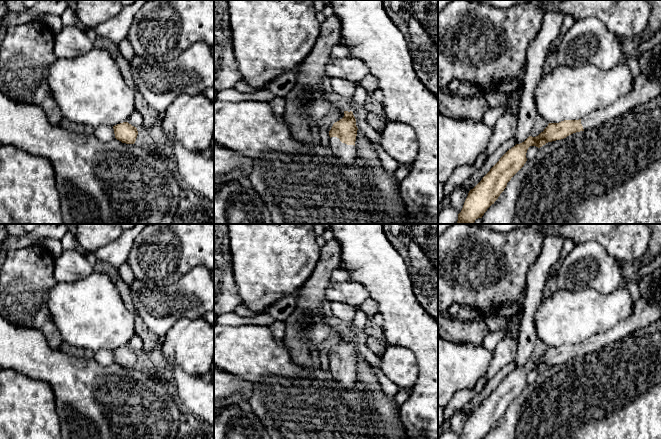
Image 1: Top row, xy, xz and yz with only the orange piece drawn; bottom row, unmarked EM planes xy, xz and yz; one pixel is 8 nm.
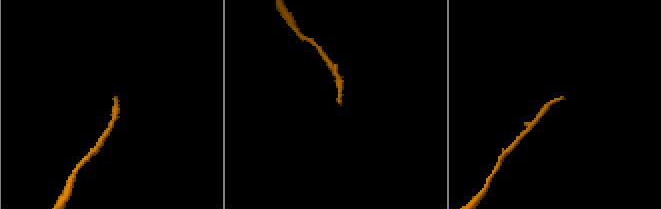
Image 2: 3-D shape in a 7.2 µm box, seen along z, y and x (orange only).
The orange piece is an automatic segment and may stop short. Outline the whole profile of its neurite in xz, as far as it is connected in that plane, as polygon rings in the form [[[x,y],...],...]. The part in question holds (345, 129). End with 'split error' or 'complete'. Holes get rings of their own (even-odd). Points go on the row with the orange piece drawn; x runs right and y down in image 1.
[[[344,111],[344,117],[335,122],[329,131],[331,150],[343,165],[351,165],[356,161],[357,130],[353,112]]]; split error

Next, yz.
[[[640,74],[635,78],[633,89],[613,104],[592,111],[579,120],[564,120],[549,123],[538,136],[529,136],[524,142],[509,149],[490,169],[482,180],[469,191],[457,224],[474,223],[482,218],[487,209],[494,204],[504,191],[511,178],[527,161],[526,153],[530,146],[542,147],[548,142],[561,140],[567,136],[602,125],[611,118],[624,114],[633,107],[643,105],[661,94],[661,83]]]; split error

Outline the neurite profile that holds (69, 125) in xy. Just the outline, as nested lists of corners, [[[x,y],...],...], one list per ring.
[[[62,117],[60,121],[60,126],[68,131],[78,134],[93,134],[93,128],[91,128],[90,126],[85,126],[83,124],[70,121],[64,117]]]

